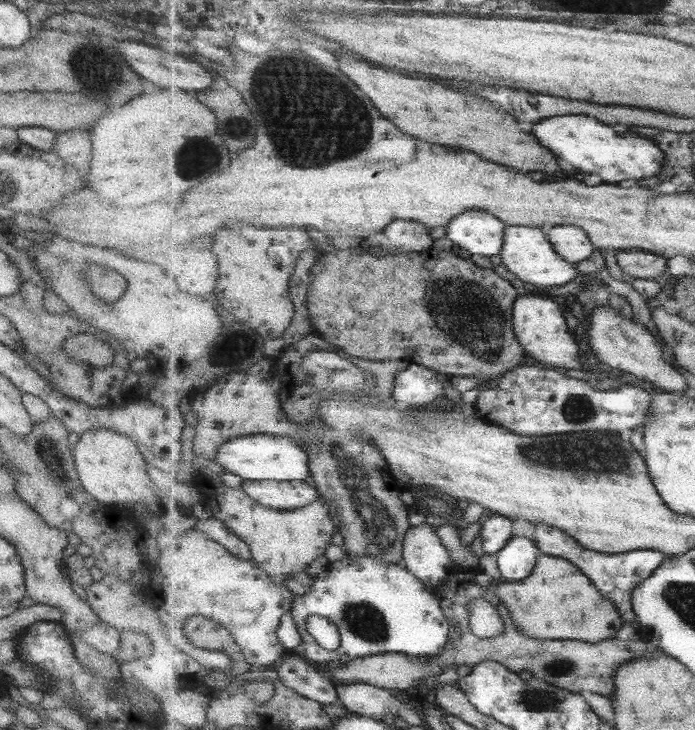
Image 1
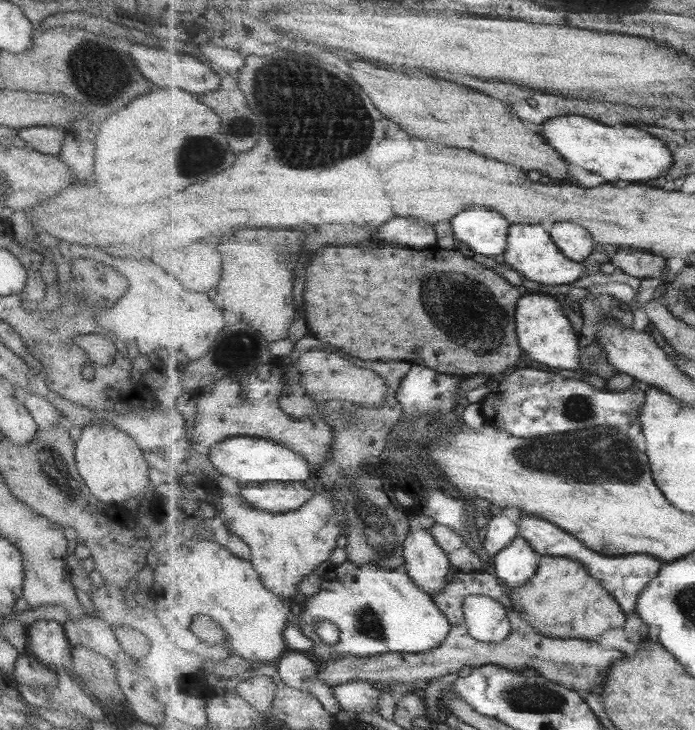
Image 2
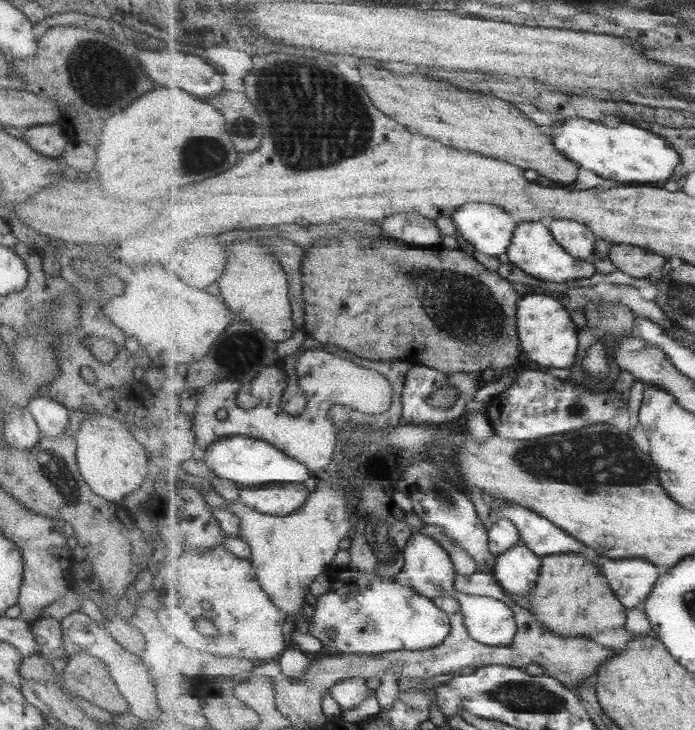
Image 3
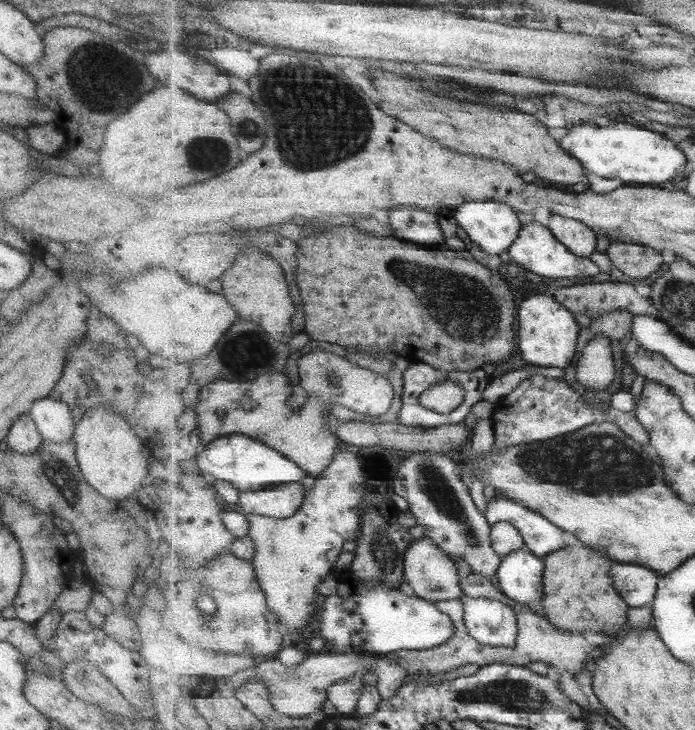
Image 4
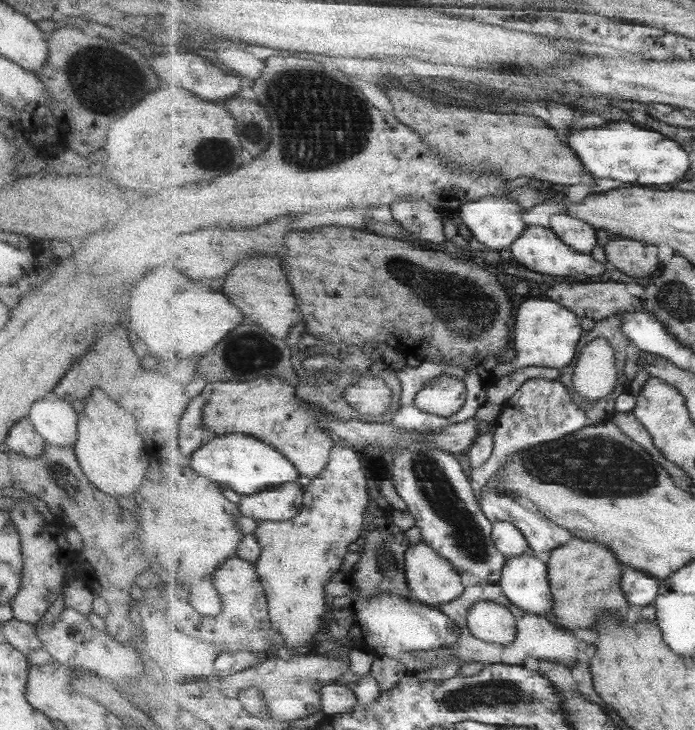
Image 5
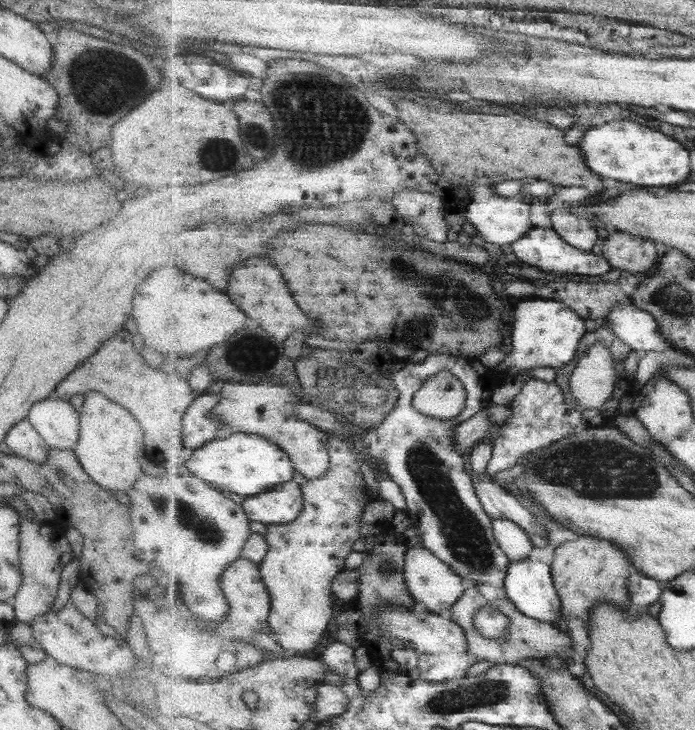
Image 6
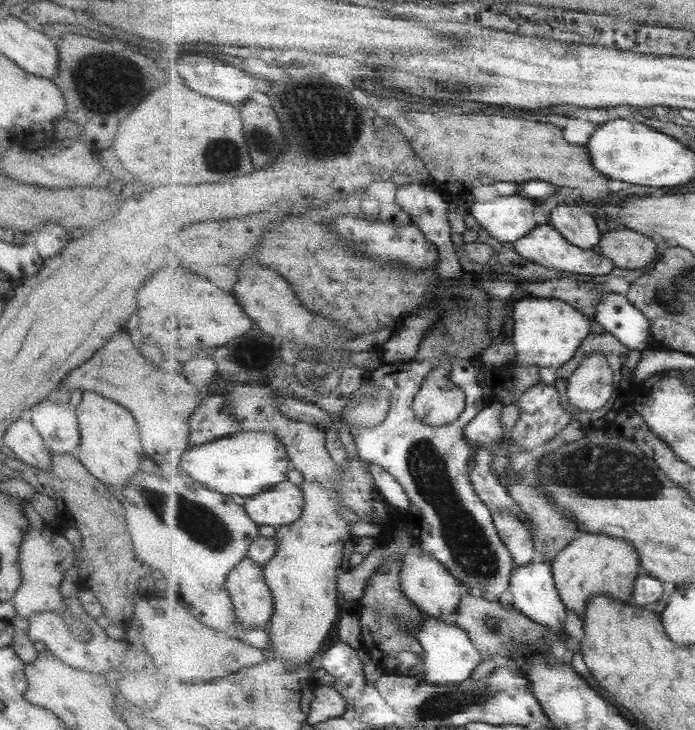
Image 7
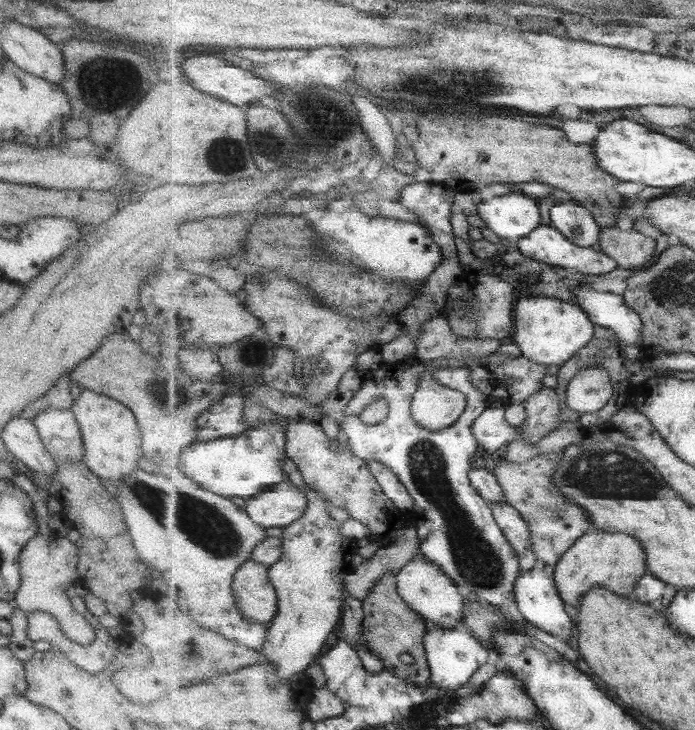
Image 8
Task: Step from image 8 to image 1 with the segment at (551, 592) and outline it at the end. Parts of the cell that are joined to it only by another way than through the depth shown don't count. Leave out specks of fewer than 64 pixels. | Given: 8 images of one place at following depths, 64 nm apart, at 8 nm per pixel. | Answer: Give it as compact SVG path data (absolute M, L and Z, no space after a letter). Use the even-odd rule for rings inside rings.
M513 535L497 556L497 566L503 581L524 581L534 573L542 550L531 536Z

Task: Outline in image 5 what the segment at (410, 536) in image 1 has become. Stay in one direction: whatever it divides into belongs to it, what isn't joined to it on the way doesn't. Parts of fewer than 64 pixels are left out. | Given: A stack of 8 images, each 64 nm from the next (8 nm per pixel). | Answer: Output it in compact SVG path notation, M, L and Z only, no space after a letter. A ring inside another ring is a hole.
M425 540L413 545L408 549L405 556L405 577L408 580L408 589L413 601L419 601L434 607L457 600L466 589L461 580L461 572L454 564L443 558ZM495 600L475 602L468 610L467 623L473 636L493 644L511 645L518 635L516 616Z

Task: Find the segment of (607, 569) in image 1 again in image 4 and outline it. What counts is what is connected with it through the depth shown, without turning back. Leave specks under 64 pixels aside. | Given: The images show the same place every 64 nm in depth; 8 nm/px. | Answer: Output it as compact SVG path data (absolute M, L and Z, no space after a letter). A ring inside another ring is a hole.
M498 495L492 497L489 502L485 515L490 525L501 521L513 523L533 554L546 557L571 544L563 540L562 528L542 514L527 508L524 503ZM613 562L614 587L631 608L652 604L658 593L661 574L654 568L635 563Z

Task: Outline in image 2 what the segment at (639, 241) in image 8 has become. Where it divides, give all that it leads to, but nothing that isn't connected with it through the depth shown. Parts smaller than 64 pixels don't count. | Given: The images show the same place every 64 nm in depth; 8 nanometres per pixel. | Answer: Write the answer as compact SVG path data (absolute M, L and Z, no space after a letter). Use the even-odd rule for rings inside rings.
M633 247L618 248L611 263L616 270L624 271L635 278L651 278L667 266L667 259L655 254L645 254Z

